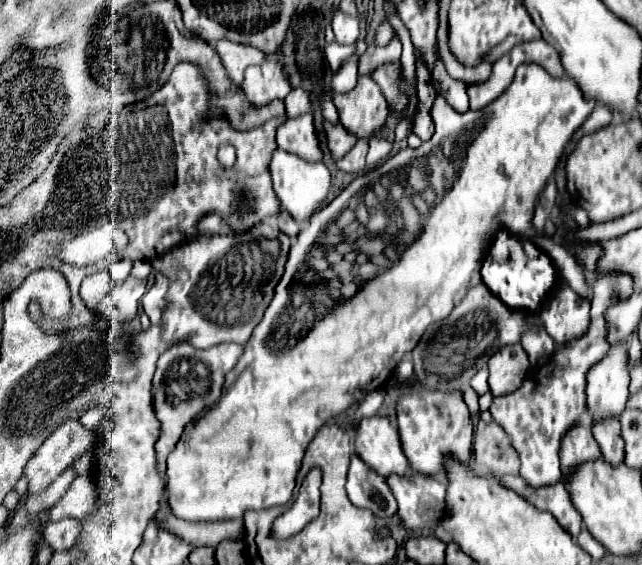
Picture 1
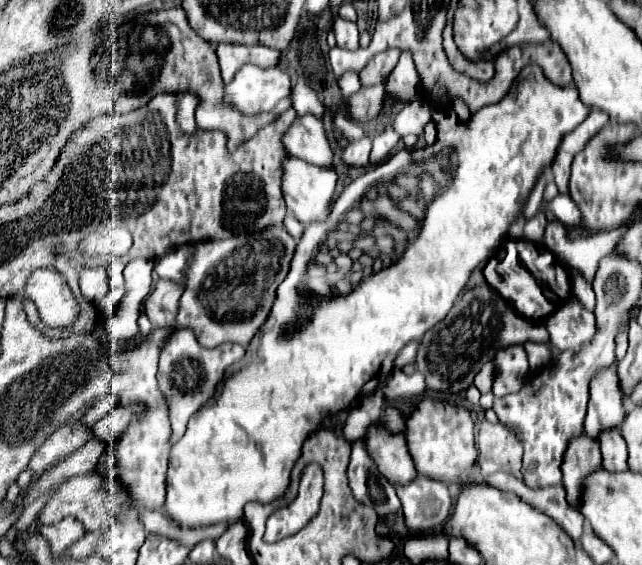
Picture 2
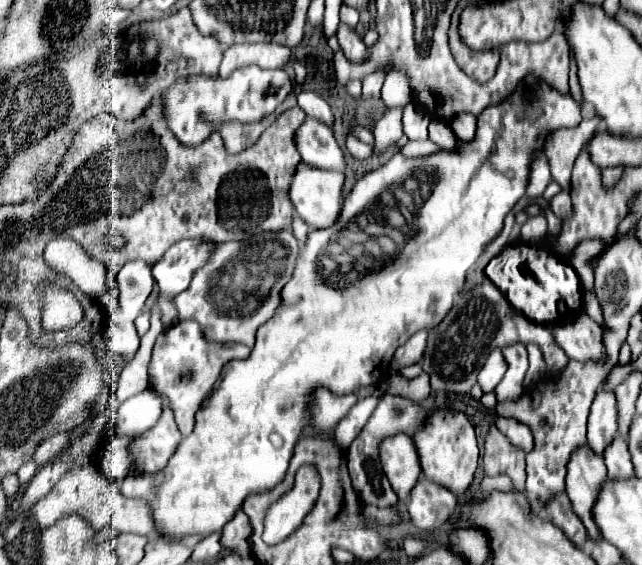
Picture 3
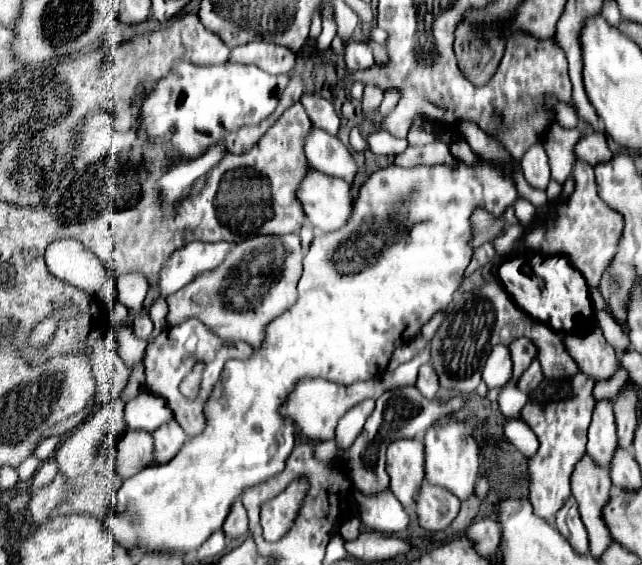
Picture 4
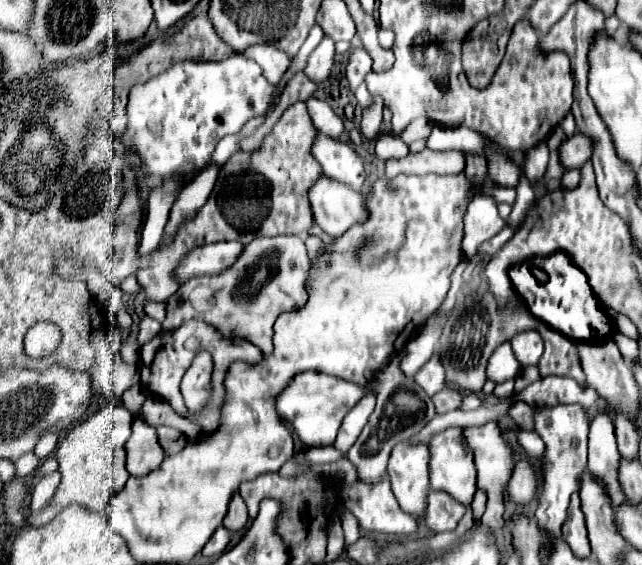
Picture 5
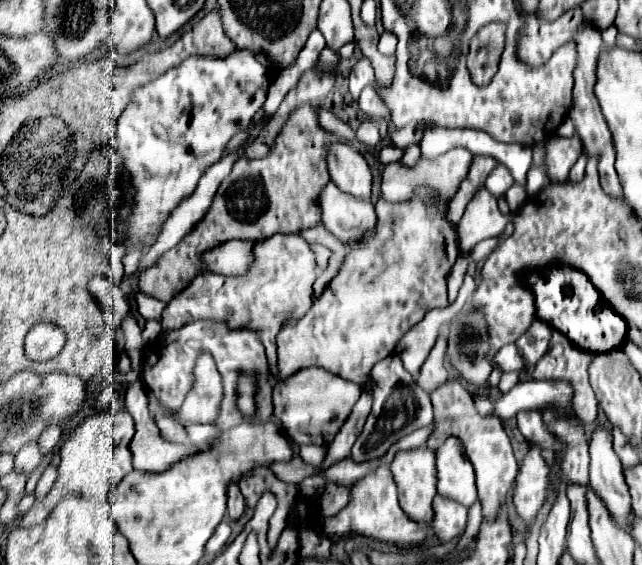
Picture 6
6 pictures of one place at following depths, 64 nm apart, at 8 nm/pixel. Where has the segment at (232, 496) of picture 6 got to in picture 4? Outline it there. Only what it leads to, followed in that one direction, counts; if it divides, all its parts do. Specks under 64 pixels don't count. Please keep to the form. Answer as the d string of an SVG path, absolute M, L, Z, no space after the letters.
M236 500L232 504L232 510L230 510L222 530L228 538L238 538L238 536L248 534L248 516L246 516L246 508L242 506L240 500Z

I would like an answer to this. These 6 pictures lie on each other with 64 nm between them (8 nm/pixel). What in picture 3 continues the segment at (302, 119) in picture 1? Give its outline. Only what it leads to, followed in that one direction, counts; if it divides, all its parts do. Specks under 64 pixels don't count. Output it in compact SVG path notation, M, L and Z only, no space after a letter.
M306 118L306 122L296 132L296 146L302 162L344 174L344 152L326 124L314 118Z

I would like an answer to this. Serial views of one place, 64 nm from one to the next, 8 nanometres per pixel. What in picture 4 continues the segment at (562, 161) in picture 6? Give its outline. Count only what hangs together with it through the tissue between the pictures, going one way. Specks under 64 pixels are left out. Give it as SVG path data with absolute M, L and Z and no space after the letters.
M584 130L580 140L574 146L574 160L582 160L588 164L598 164L598 160L608 160L610 158L610 148L606 144L606 136L602 132L594 130Z

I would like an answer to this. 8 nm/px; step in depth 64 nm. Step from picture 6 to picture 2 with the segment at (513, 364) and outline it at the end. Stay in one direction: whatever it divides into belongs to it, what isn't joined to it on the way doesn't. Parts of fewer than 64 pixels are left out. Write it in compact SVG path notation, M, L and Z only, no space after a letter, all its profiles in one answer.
M488 360L488 362L482 366L482 370L476 374L474 386L476 386L482 394L486 394L486 392L492 390L492 382L494 382L494 360Z

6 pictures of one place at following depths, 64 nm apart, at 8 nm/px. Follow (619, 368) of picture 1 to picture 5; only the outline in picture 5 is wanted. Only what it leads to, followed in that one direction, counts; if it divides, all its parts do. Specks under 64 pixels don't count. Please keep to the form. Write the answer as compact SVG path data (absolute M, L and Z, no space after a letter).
M608 414L596 416L590 424L590 440L588 440L588 472L598 480L602 486L606 486L606 492L610 496L612 508L618 508L626 502L624 490L618 482L618 448L616 448L616 436L614 436L614 424Z

